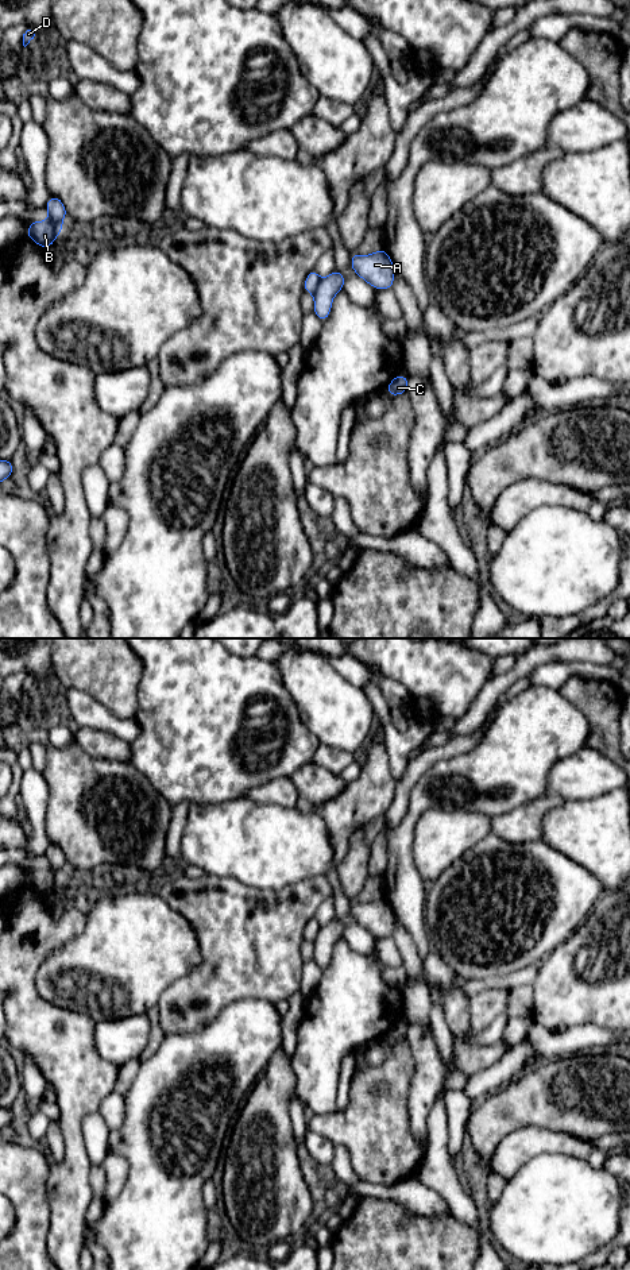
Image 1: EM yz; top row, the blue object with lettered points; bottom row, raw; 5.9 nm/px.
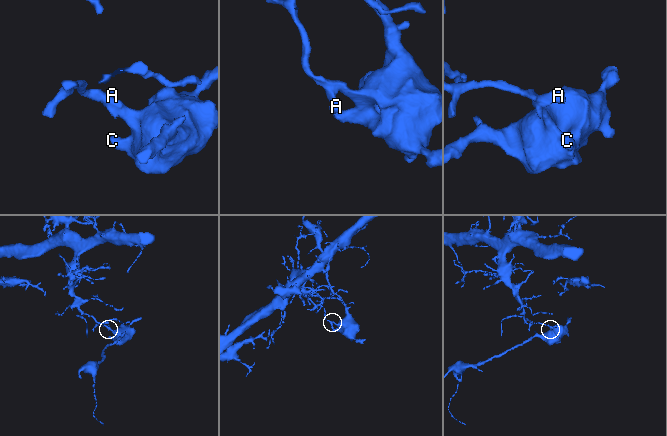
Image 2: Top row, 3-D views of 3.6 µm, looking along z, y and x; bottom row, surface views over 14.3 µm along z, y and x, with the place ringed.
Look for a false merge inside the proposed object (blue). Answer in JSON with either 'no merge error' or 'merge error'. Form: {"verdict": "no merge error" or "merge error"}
{"verdict": "merge error"}

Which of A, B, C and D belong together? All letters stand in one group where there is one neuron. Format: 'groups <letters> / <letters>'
groups A B D / C

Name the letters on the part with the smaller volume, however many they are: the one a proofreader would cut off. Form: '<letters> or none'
C

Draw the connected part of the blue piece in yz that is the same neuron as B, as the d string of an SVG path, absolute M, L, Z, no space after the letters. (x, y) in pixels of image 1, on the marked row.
M51 196L46 204L50 219L47 221L32 221L28 225L27 236L43 248L49 248L55 238L63 231L62 221L67 215L61 198Z

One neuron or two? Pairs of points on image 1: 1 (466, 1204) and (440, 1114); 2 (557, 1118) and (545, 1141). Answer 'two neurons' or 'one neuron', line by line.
1: one neuron
2: two neurons

